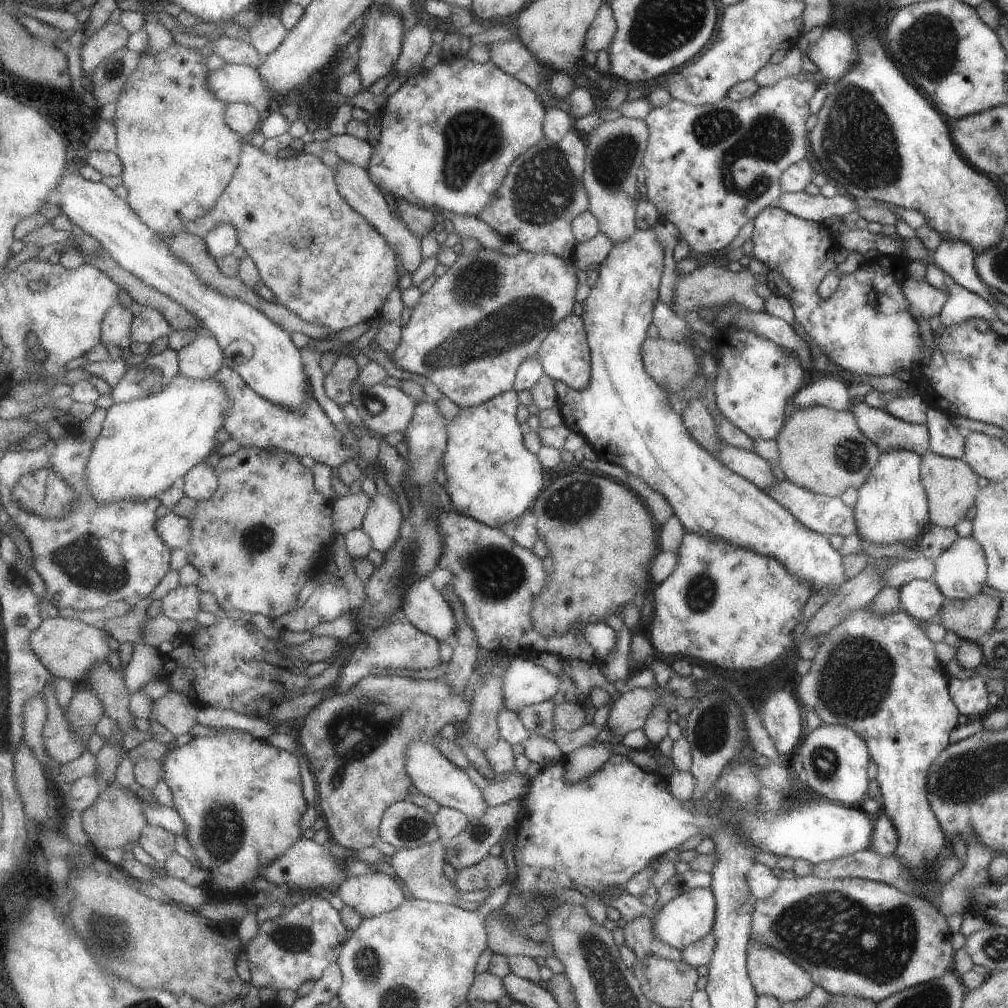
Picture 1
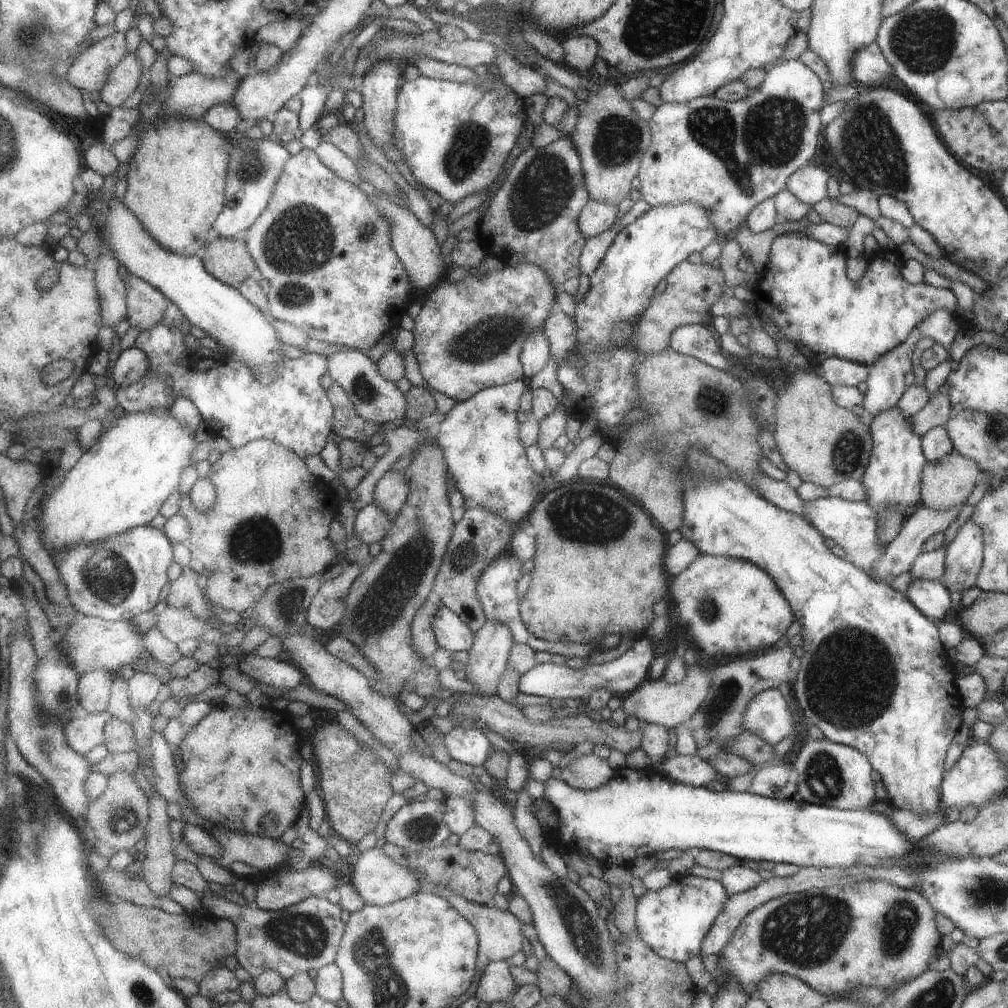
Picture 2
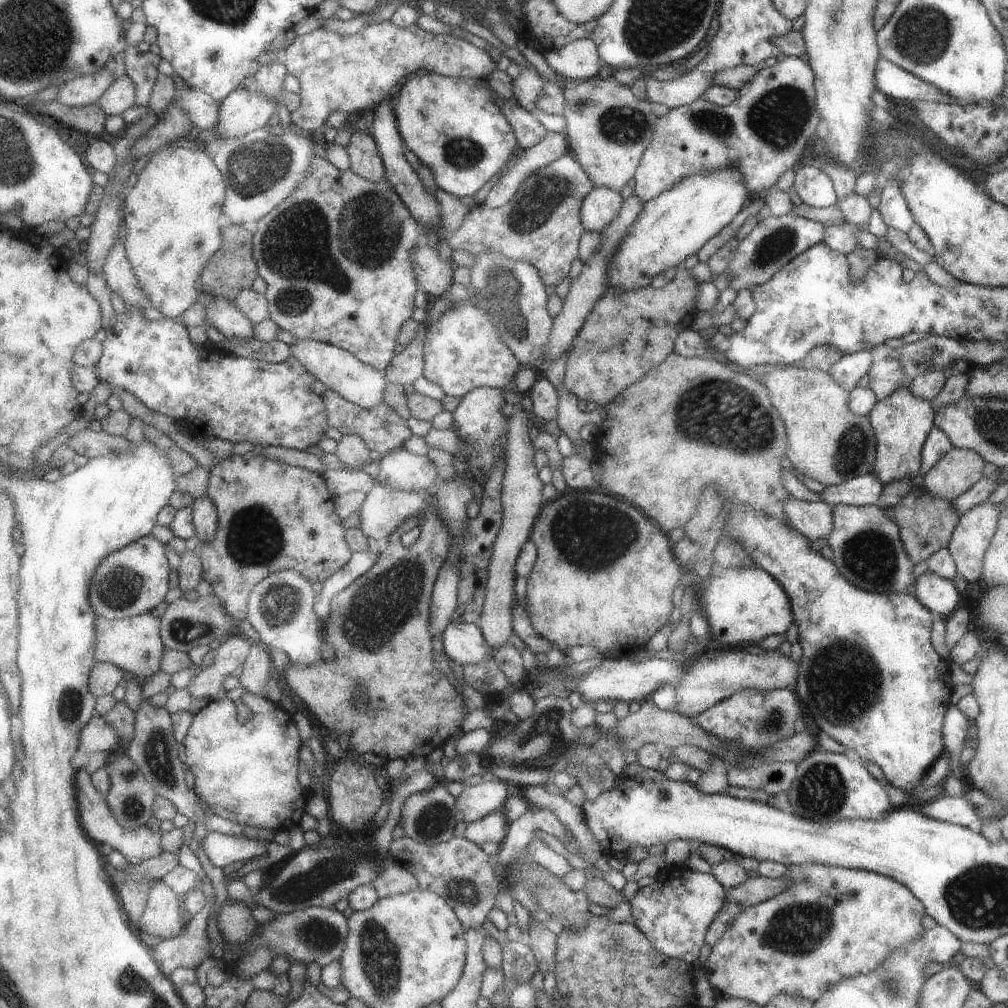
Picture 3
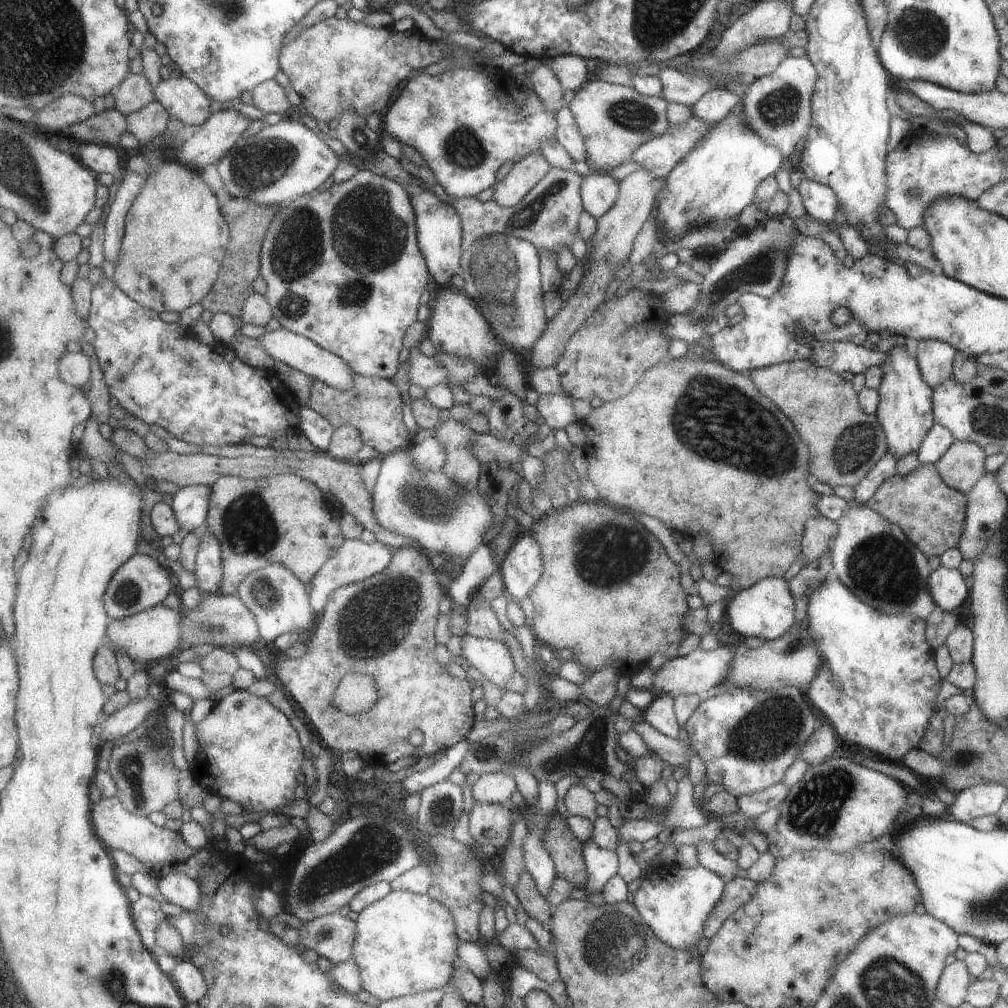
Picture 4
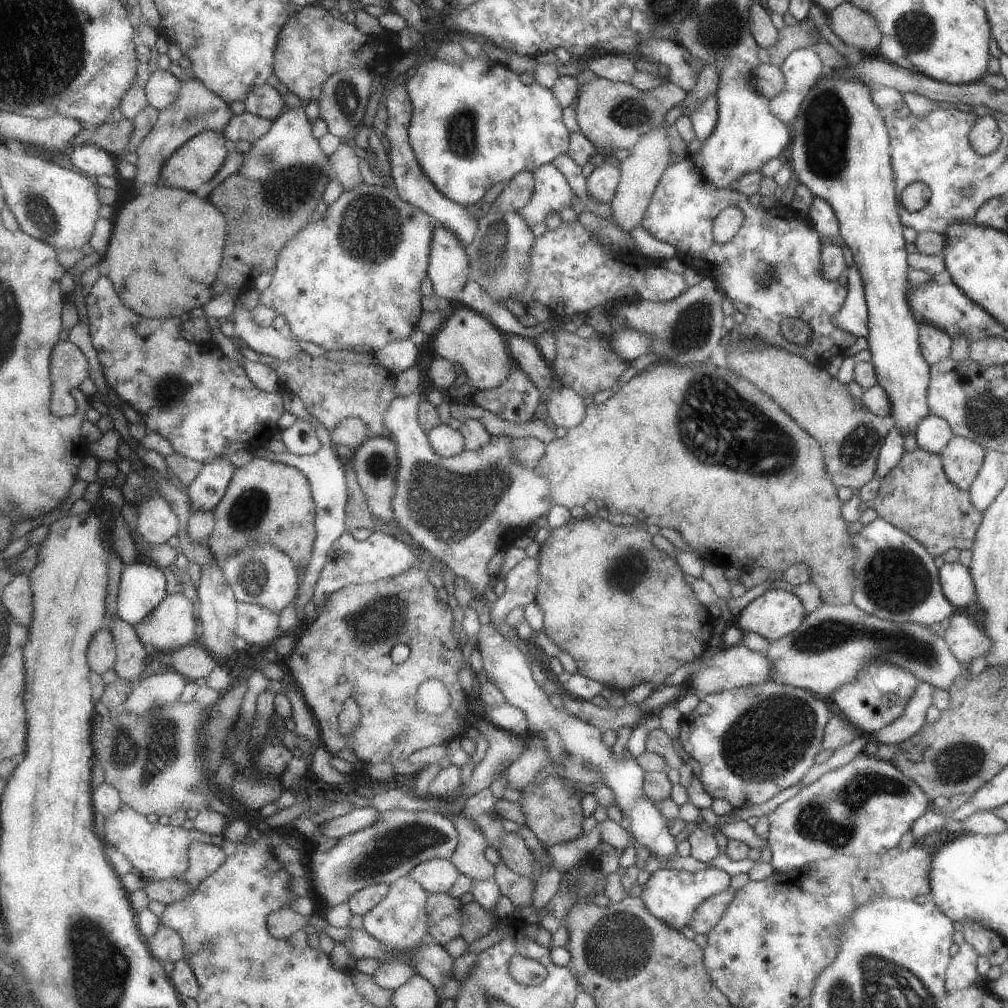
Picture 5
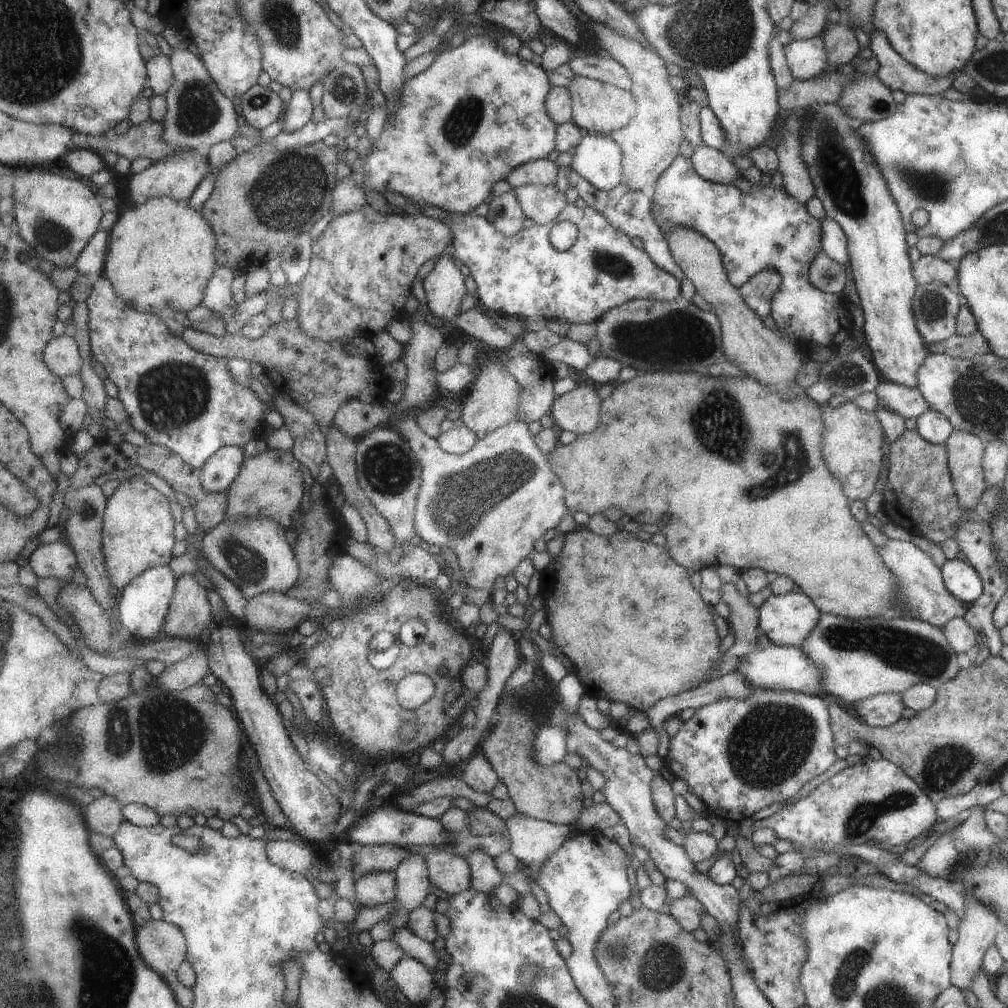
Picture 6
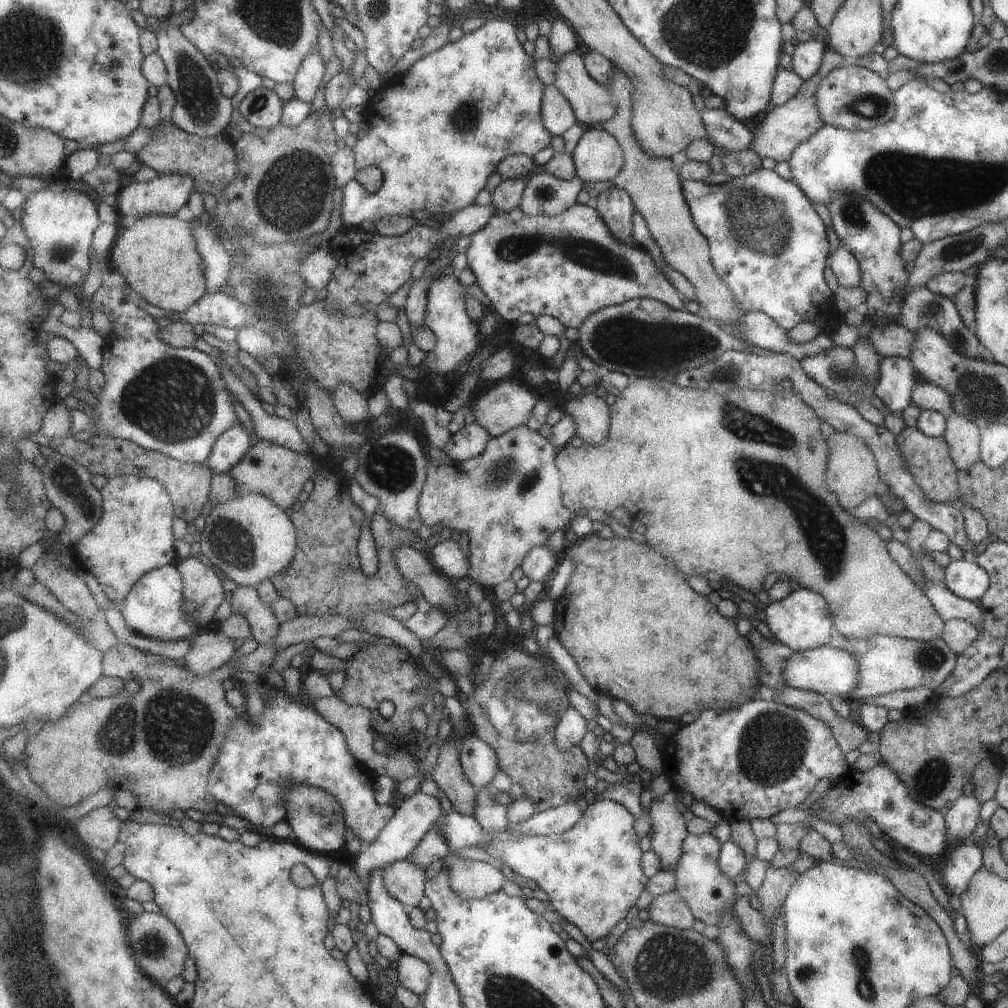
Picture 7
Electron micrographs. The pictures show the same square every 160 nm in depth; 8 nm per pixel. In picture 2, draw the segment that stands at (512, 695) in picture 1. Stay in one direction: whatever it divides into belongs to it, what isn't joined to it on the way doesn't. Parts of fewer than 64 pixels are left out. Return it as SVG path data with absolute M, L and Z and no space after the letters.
M640 637L626 653L608 663L588 664L584 660L585 667L581 668L581 670L557 663L536 664L521 675L519 690L525 694L546 696L549 699L578 698L581 700L587 694L591 696L596 688L607 687L614 692L614 696L618 696L623 700L641 683L650 680L649 668L651 668L654 659L655 654L653 654L651 639Z

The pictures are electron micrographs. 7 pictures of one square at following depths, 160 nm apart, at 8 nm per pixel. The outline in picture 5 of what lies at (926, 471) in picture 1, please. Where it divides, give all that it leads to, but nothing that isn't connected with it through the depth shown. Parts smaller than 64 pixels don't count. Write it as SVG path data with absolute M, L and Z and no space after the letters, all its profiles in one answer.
M956 437L938 452L943 474L958 489L967 491L982 463L985 450L975 441Z

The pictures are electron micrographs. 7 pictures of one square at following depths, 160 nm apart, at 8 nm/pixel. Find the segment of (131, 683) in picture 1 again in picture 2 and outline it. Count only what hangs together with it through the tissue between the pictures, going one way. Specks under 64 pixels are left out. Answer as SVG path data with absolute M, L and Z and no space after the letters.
M103 710L96 715L79 715L64 724L64 737L67 744L79 754L87 754L97 744L103 744L105 725L115 718L109 711Z

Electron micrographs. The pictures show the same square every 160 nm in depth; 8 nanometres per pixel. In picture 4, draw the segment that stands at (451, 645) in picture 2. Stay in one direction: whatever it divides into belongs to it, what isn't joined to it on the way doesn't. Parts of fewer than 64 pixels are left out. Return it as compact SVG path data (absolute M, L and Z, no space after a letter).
M466 632L465 636L461 638L460 654L469 666L478 669L494 686L501 688L503 691L506 690L508 680L512 679L514 672L517 671L508 646L497 639L476 637Z

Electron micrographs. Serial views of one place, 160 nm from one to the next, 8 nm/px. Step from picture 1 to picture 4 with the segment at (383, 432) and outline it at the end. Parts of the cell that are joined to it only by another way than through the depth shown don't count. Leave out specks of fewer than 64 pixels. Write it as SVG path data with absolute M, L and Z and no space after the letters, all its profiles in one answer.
M281 328L276 331L265 331L265 334L262 334L258 339L267 354L276 361L283 361L291 368L304 372L306 375L320 380L334 389L350 391L355 386L354 378L357 373L352 370L351 366L339 355L320 347L310 338Z

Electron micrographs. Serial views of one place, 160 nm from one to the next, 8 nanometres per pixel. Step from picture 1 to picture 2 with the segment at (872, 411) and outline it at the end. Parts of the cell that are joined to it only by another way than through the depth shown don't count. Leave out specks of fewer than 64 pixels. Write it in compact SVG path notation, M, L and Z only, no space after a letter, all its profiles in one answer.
M943 382L936 392L929 396L925 406L908 418L912 431L917 436L925 434L925 431L928 431L930 428L942 426L951 416L946 390L946 383Z

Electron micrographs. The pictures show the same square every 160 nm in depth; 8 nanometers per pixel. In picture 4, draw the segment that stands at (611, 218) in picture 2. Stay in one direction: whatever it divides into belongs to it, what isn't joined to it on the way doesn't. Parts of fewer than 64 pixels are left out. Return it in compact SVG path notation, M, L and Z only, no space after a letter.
M599 171L585 178L582 184L583 208L599 220L609 213L618 202L620 184L610 172Z

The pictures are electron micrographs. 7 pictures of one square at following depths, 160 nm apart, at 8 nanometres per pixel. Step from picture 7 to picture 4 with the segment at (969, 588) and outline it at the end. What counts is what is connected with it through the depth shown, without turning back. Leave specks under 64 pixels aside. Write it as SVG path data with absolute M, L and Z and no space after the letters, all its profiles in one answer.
M939 565L927 575L927 592L937 608L957 613L960 604L967 598L968 579L957 569L946 569Z

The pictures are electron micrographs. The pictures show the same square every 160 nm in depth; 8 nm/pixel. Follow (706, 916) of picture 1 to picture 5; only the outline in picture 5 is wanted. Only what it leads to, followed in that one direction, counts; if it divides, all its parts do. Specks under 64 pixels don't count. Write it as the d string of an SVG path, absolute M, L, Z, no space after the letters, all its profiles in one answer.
M705 868L699 872L659 869L650 875L643 885L641 898L651 914L679 931L685 926L691 926L698 908L711 897L729 889L729 884L731 884L731 876L720 869Z

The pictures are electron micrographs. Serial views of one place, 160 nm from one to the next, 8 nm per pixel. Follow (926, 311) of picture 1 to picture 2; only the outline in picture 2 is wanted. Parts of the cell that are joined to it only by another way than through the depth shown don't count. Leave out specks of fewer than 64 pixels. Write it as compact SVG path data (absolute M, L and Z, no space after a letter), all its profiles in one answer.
M916 324L893 350L867 366L866 390L862 394L860 410L867 410L875 416L890 409L899 400L906 387L903 376L911 370L911 350L919 339Z

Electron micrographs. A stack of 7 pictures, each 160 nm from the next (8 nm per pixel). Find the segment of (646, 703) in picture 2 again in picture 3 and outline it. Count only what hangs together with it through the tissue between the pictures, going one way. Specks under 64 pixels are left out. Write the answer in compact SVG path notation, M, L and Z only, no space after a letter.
M731 648L718 652L714 657L701 655L694 659L683 680L675 686L678 694L677 713L695 717L743 689L768 691L789 687L797 674L798 662L792 662L777 650L766 650L765 654L751 654L743 651L743 648Z

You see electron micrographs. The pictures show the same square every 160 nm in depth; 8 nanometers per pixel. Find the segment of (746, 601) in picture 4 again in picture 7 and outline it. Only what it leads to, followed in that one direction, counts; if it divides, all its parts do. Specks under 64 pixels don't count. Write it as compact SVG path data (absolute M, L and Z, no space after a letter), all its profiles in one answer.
M803 587L791 590L781 600L769 602L761 610L761 615L774 640L790 648L793 653L827 645L829 637L834 634L825 601L819 594Z

